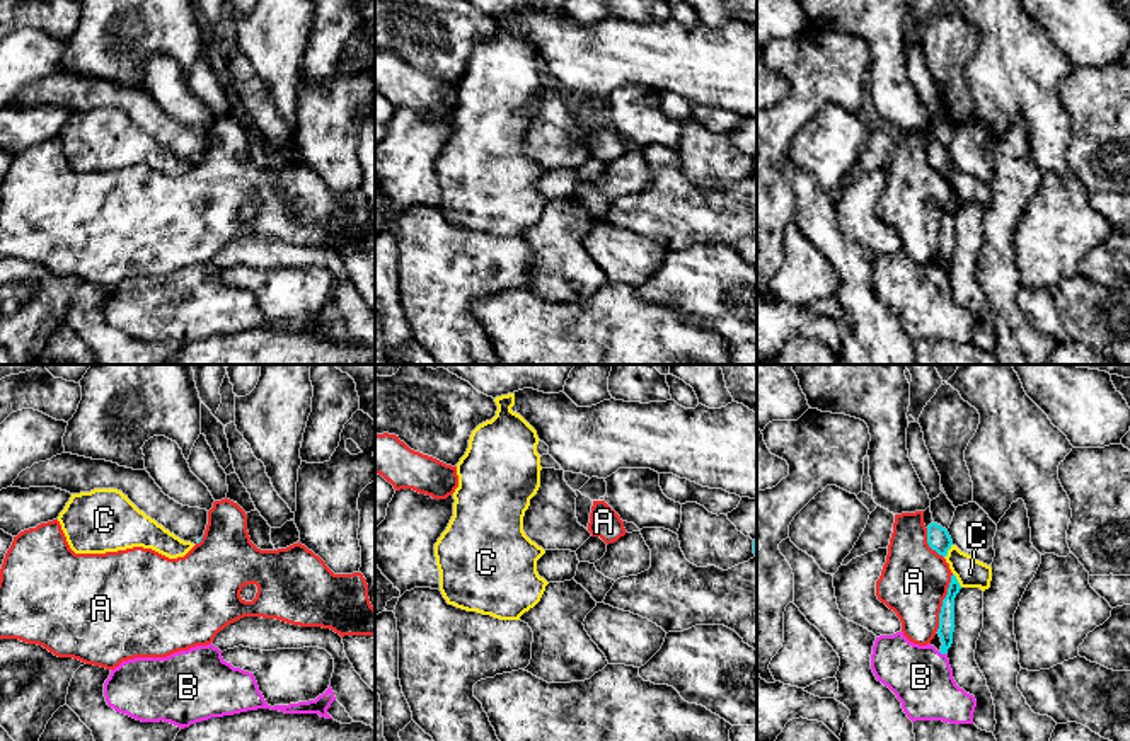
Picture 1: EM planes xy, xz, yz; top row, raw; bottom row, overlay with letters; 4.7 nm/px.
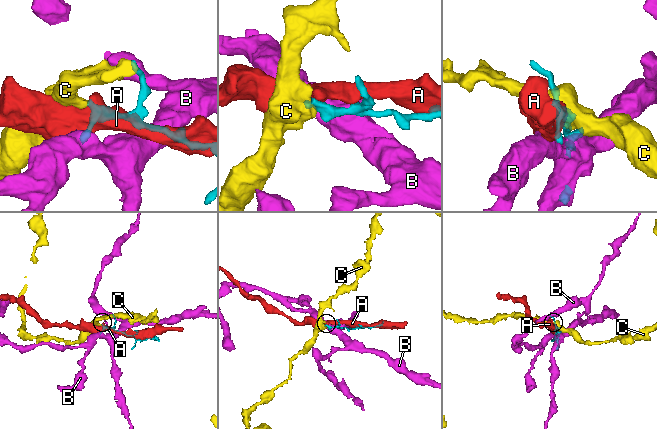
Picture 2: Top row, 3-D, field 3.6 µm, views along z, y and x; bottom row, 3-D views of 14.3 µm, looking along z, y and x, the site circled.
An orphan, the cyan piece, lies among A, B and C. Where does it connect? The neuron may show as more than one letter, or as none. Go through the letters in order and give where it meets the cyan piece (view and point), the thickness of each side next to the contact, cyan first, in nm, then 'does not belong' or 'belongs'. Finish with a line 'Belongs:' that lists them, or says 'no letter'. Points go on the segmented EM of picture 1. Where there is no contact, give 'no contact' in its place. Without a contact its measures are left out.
A: yz (943, 603) | 80/320 nm | does not belong
B: yz (941, 653) | 80/300 nm | does not belong
C: yz (957, 580) | 80/140 nm | does not belong
Belongs: no letter

